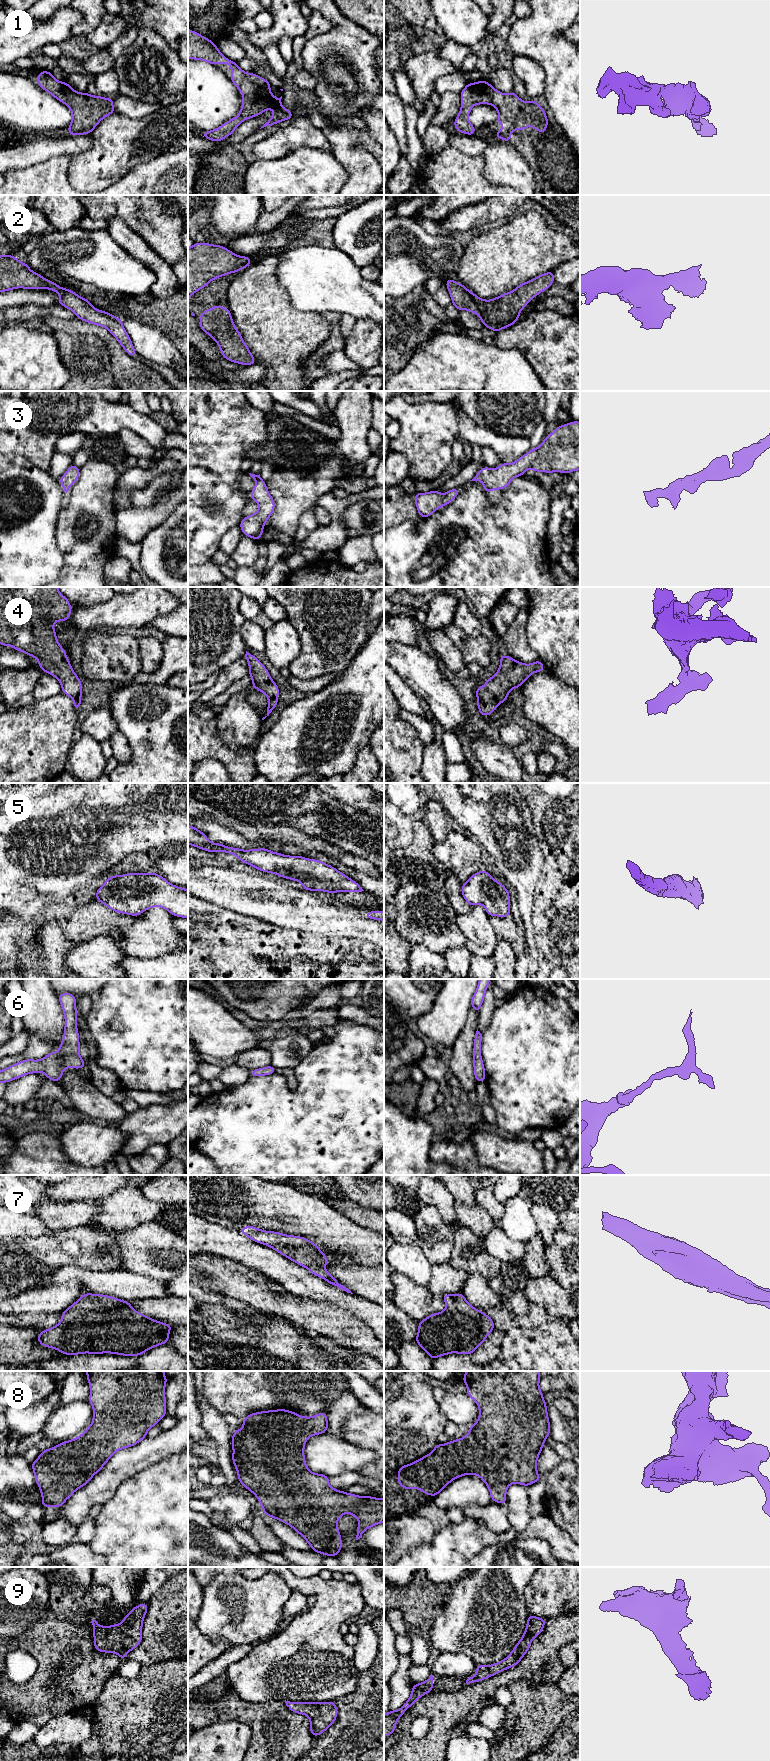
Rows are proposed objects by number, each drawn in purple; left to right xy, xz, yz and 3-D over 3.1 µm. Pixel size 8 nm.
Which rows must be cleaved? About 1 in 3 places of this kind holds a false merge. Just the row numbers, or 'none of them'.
none of them

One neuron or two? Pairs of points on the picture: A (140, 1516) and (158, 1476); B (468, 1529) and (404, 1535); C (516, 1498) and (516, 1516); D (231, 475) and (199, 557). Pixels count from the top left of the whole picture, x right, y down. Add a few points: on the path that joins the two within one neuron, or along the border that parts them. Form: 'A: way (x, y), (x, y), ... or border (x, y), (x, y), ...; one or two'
A: way (150, 1506), (158, 1498), (158, 1486); one
B: border (436, 1529), (430, 1542), (414, 1545); two
C: way (516, 1502), (516, 1512); one
D: border (208, 470), (216, 473), (225, 483), (243, 492); two

